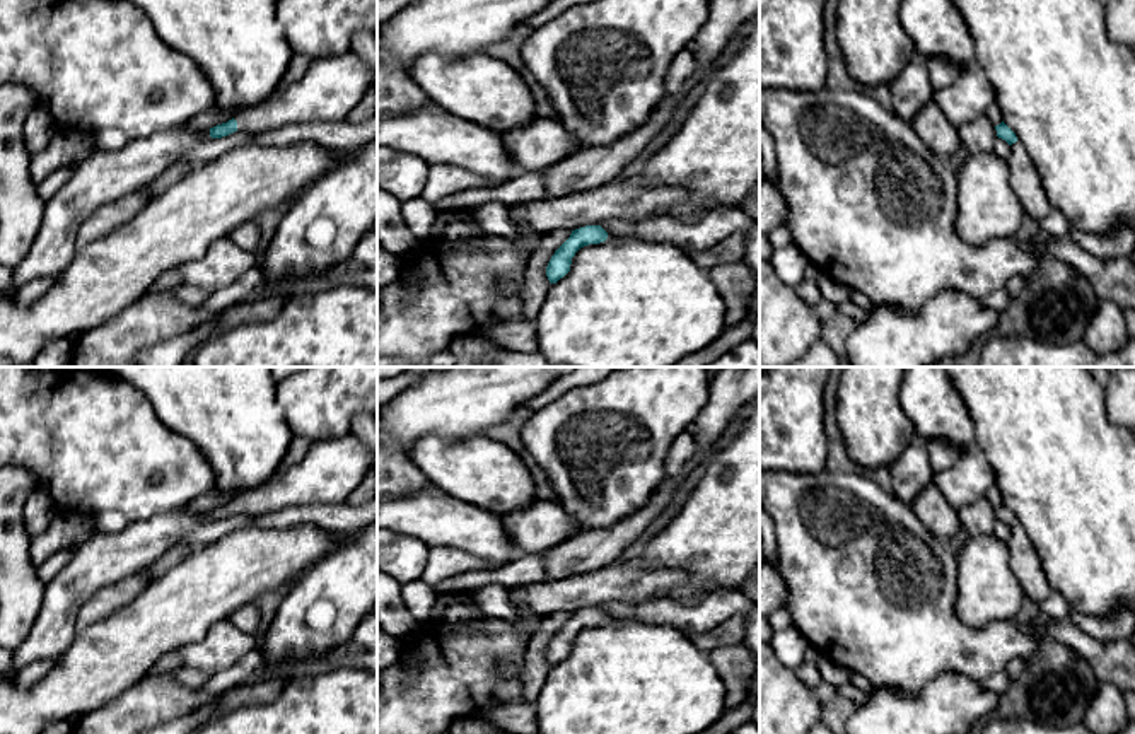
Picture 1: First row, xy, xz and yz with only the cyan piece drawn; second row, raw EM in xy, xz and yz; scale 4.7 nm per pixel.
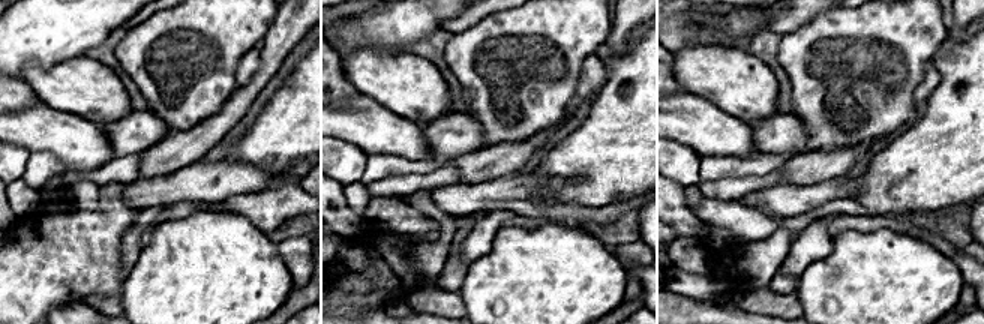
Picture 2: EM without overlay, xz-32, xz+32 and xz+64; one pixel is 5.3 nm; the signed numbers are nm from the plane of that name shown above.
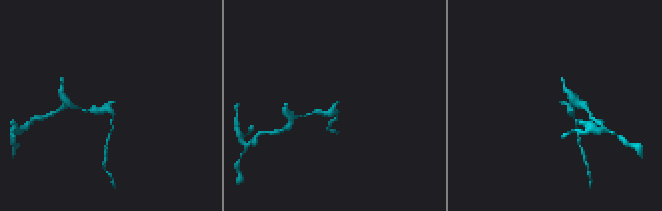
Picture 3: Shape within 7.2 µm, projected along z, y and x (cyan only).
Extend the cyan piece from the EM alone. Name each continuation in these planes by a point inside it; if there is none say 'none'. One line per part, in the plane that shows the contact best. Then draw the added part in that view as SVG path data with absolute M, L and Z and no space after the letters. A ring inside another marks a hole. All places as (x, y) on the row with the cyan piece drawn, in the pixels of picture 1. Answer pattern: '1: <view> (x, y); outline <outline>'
1: xy (333, 86); outline M353 51L311 58L307 72L290 80L278 97L241 111L234 118L237 131L263 133L292 123L346 119L374 84L377 72Z

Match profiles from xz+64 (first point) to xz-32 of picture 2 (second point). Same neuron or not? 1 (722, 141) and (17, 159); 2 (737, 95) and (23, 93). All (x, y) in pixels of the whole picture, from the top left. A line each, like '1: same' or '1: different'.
1: different
2: different

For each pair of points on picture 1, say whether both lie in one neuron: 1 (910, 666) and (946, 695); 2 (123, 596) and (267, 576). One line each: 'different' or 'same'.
1: different
2: different

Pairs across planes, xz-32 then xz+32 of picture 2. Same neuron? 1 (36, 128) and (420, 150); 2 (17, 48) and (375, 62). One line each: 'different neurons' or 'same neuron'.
1: same neuron
2: different neurons

